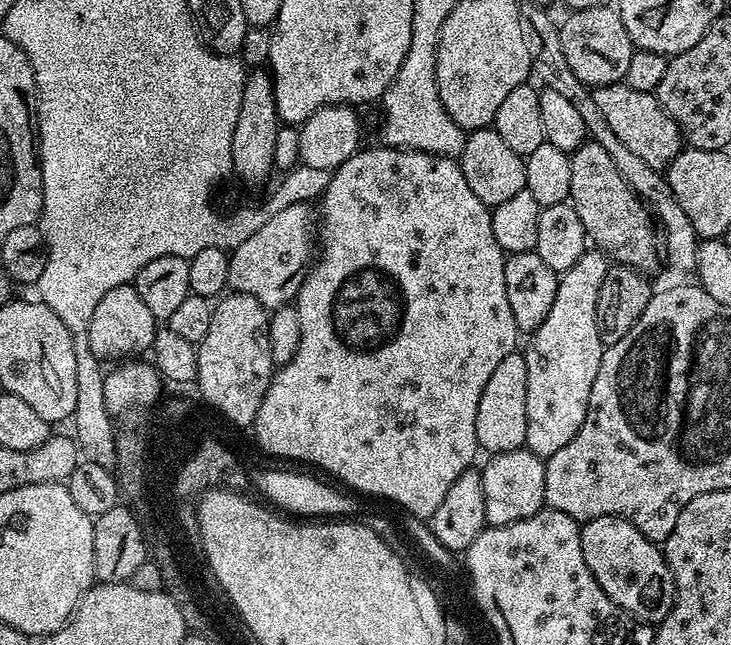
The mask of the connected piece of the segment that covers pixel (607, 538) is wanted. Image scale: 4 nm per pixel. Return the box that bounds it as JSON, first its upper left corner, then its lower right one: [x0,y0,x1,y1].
[580,516,676,626]

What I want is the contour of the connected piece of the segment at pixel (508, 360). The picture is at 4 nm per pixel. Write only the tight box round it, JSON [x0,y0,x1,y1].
[476,351,526,453]

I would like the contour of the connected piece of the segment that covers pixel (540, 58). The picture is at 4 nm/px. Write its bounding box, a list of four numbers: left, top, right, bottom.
[520,2,701,273]

